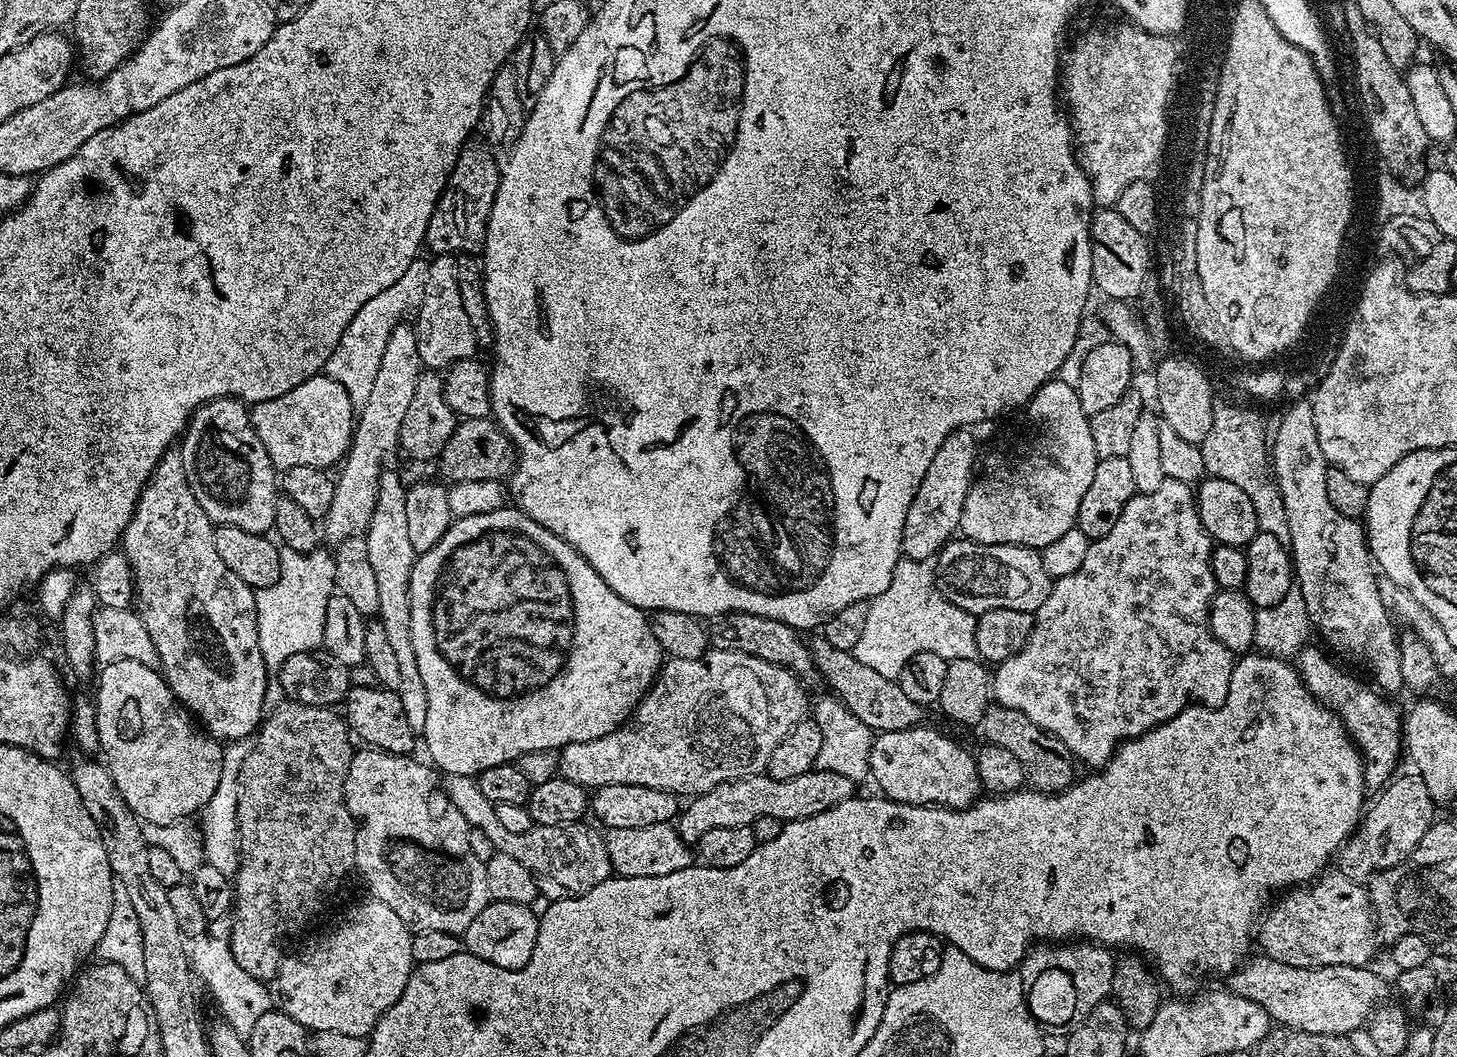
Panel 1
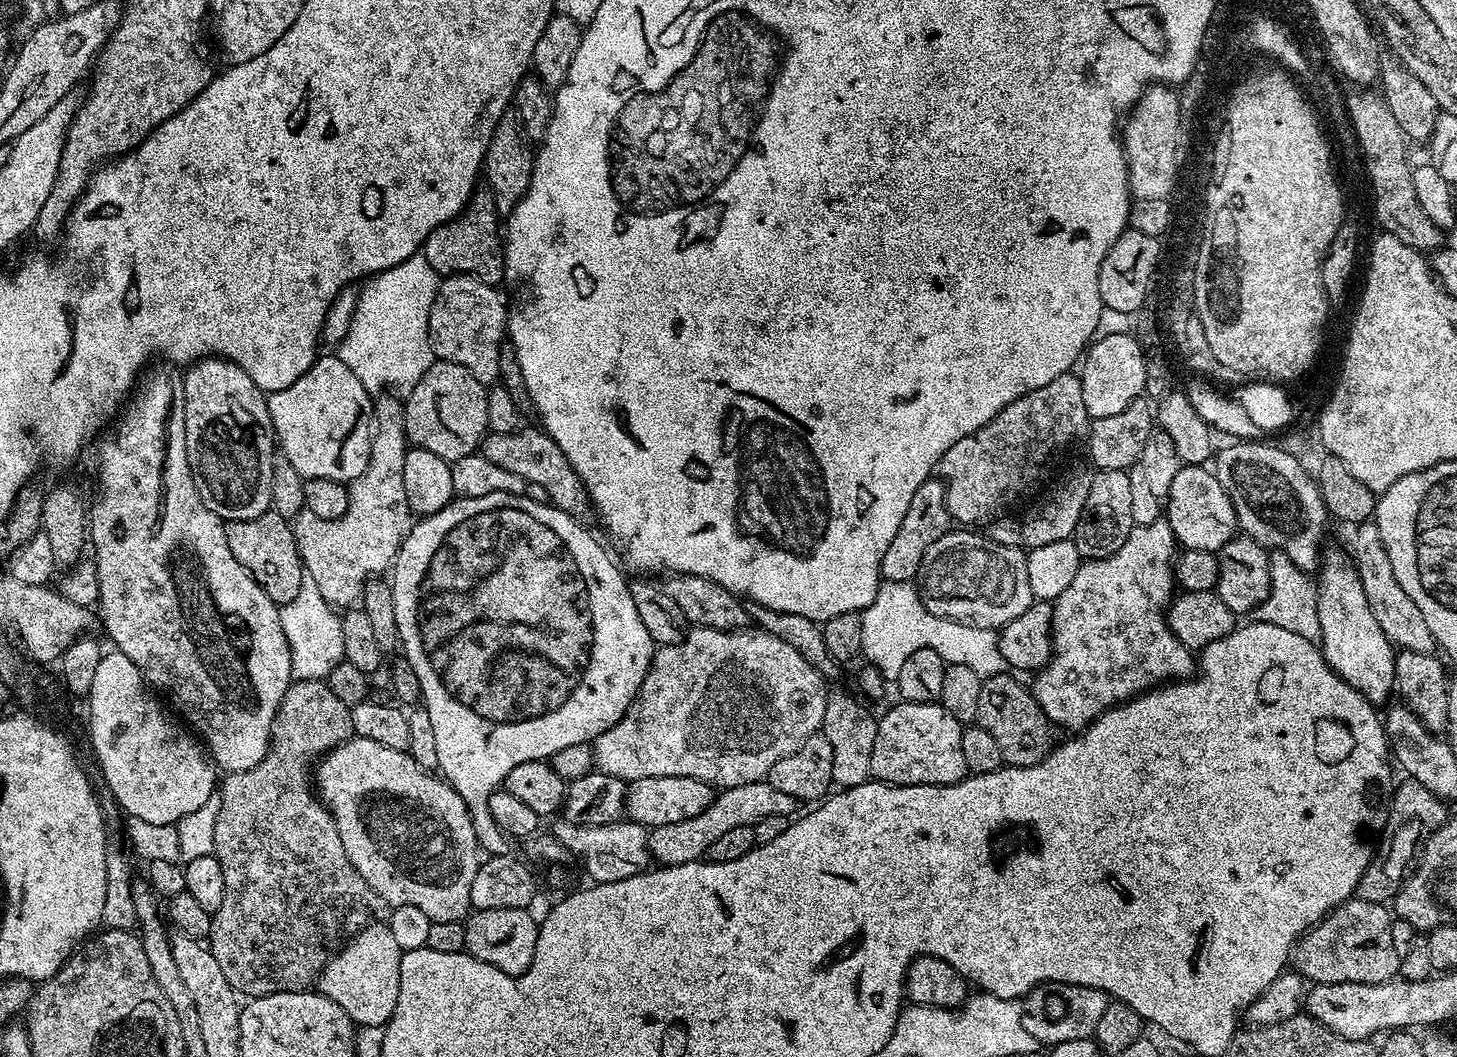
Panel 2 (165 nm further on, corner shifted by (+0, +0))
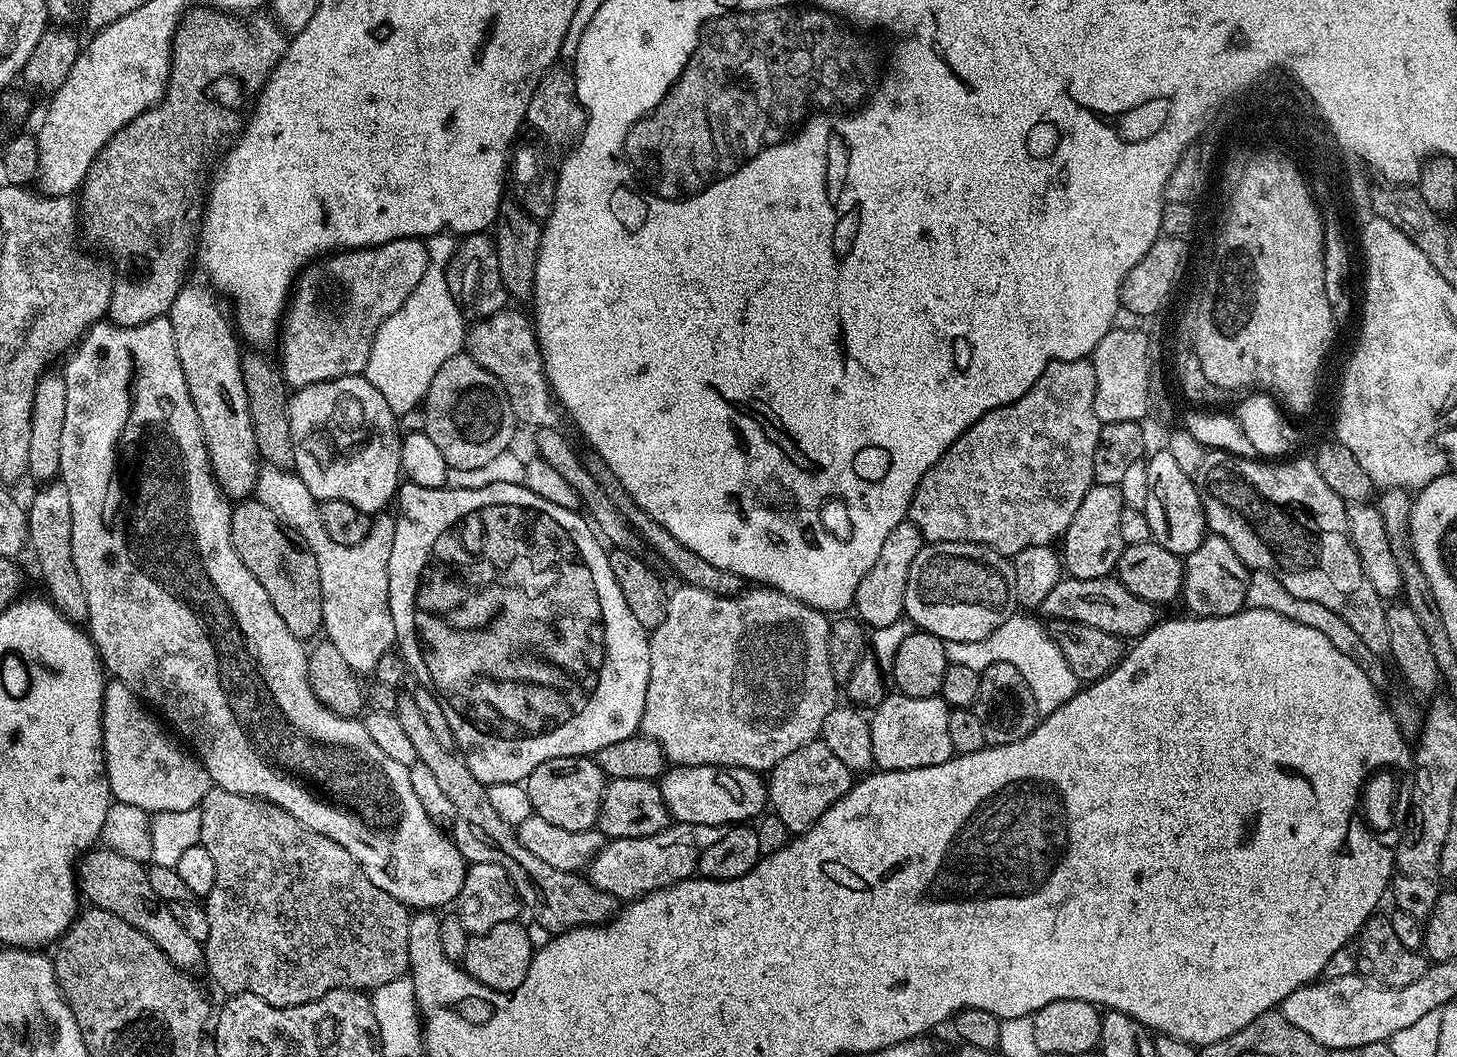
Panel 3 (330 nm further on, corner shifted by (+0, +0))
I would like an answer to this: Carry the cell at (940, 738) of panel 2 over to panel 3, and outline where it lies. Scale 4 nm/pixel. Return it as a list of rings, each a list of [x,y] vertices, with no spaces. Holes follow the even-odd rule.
[[[888,694],[874,708],[870,716],[872,725],[872,759],[877,769],[886,772],[938,766],[952,759],[950,746],[950,705],[939,695],[910,698]]]

